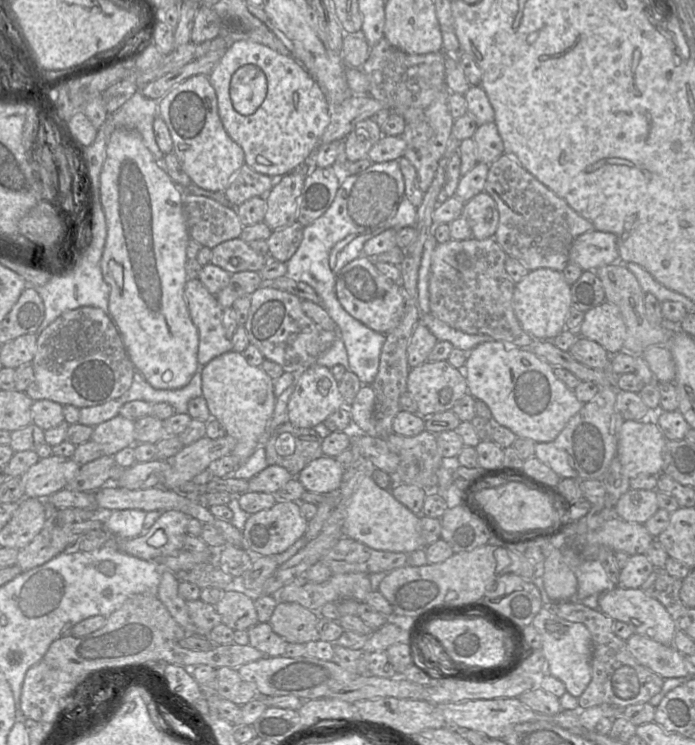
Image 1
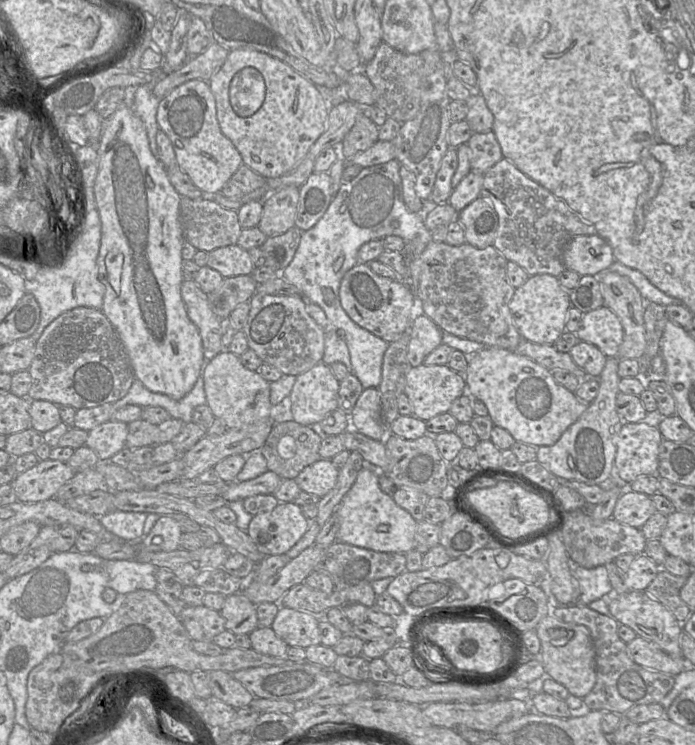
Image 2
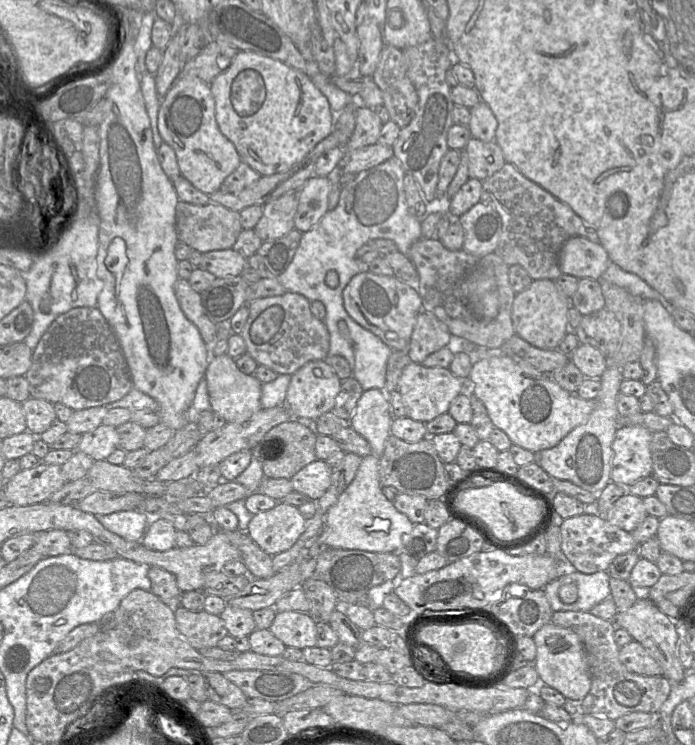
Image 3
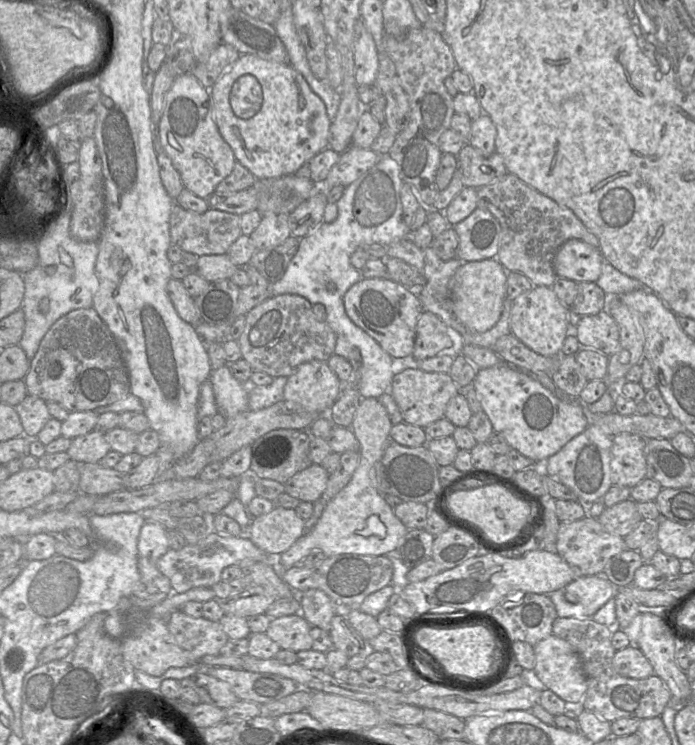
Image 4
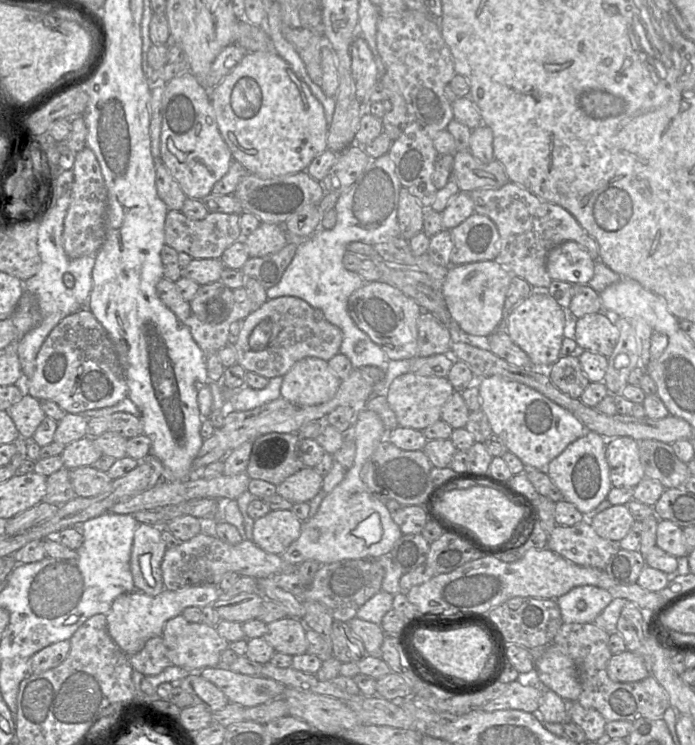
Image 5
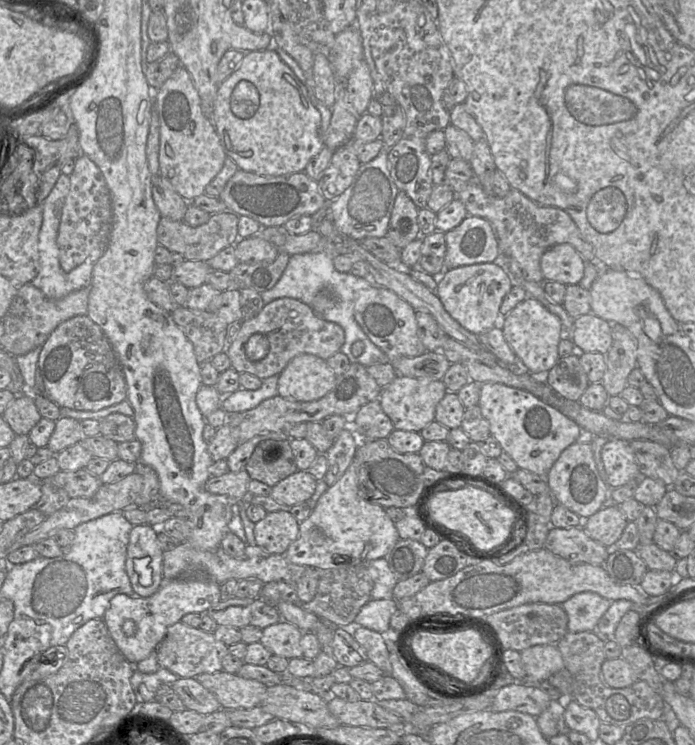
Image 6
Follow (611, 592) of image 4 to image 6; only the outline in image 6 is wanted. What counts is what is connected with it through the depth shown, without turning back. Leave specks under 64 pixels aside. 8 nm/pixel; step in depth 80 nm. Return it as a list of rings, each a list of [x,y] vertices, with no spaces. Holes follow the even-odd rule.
[[[581,592],[571,596],[561,606],[568,616],[568,631],[594,631],[612,601],[594,592]]]

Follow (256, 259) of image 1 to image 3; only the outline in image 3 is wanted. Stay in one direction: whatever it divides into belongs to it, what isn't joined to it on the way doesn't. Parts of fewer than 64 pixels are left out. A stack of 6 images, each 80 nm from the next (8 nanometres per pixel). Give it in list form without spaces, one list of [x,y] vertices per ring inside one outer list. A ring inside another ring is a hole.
[[[219,250],[203,253],[199,268],[210,272],[216,278],[240,276],[248,261],[235,250]]]

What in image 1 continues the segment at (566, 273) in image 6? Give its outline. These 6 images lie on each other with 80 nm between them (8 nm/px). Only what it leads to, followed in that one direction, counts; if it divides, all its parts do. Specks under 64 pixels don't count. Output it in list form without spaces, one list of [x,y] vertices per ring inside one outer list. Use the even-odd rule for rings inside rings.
[[[586,232],[573,241],[569,251],[570,263],[578,265],[583,271],[595,271],[618,260],[616,236],[608,232]]]

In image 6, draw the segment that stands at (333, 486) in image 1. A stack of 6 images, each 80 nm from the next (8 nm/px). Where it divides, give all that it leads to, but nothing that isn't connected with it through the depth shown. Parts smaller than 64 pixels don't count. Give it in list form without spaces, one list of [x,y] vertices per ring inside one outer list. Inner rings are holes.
[[[297,470],[272,487],[270,496],[279,504],[292,507],[307,503],[318,481],[306,470]]]

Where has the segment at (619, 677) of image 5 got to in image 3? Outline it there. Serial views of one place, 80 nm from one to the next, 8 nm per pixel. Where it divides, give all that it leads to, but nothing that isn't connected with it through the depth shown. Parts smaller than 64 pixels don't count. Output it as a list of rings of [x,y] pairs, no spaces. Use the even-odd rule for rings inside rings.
[[[637,641],[620,647],[619,659],[628,671],[643,676],[662,676],[660,664]]]

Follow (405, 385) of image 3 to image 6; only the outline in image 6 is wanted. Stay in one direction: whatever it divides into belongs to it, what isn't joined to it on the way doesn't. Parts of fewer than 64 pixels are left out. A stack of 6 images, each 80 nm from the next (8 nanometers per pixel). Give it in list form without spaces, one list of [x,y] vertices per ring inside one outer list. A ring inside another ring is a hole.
[[[397,375],[390,384],[382,389],[379,401],[382,410],[390,418],[394,429],[421,432],[422,429],[435,421],[436,406],[447,391],[442,380]]]

